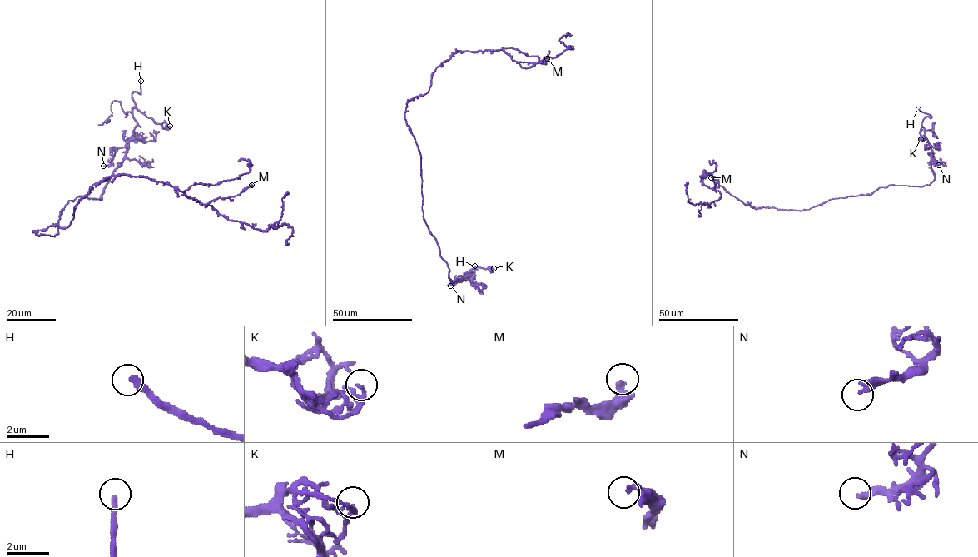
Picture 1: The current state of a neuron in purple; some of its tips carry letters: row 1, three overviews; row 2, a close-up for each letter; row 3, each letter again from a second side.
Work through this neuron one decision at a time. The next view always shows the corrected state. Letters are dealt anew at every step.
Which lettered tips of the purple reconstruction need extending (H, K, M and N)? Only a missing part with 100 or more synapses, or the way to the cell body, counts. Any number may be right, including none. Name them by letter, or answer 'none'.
H

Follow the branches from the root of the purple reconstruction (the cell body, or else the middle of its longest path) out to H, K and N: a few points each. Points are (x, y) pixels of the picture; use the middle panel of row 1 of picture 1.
H: (406, 122), (420, 156), (423, 217), (447, 263), (449, 280), (468, 278), (470, 269), (474, 279), (474, 266)
K: (406, 122), (420, 156), (423, 217), (447, 263), (449, 280), (468, 278), (473, 268), (493, 268)
N: (406, 122), (420, 156), (424, 219), (436, 241), (440, 256), (447, 263), (449, 280), (465, 279), (450, 285)

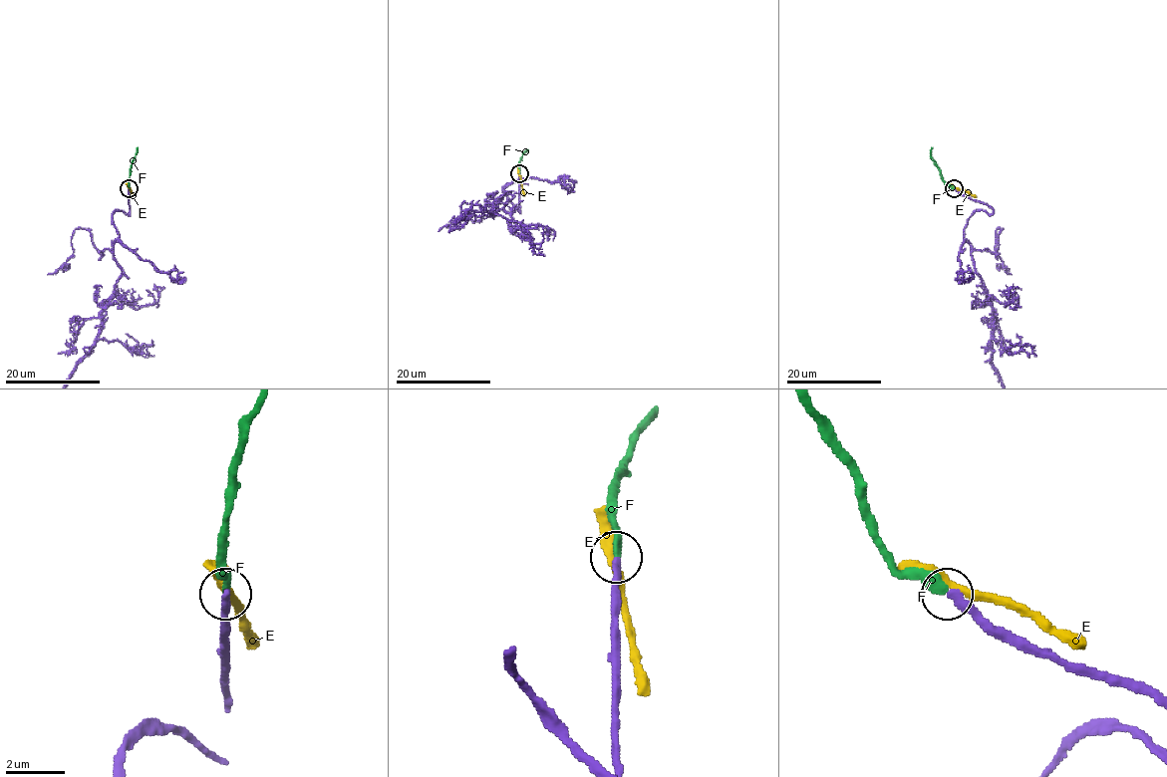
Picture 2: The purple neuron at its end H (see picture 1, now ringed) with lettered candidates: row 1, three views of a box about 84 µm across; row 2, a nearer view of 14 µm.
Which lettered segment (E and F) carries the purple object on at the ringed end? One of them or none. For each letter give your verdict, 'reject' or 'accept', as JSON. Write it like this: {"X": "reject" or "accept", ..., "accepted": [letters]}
{"E": "reject", "F": "accept", "accepted": ["F"]}

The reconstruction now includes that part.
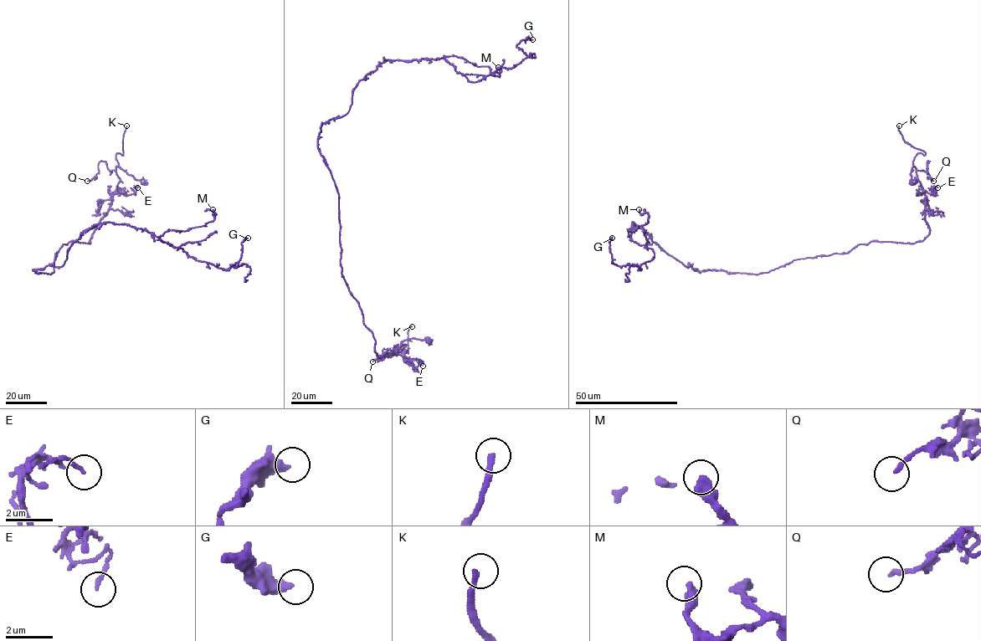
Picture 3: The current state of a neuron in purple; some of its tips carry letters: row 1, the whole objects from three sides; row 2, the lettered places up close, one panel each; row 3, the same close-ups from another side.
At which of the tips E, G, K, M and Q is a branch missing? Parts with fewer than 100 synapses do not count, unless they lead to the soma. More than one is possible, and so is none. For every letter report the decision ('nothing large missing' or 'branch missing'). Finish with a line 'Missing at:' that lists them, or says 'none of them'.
E: nothing large missing
G: nothing large missing
K: branch missing
M: nothing large missing
Q: nothing large missing
Missing at: K

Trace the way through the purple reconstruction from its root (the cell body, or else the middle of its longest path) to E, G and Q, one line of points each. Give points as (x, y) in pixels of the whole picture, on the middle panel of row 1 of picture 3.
E: (324, 158), (338, 194), (341, 274), (372, 333), (376, 355), (400, 352), (423, 366)
G: (324, 158), (321, 125), (381, 64), (445, 58), (477, 82), (520, 64), (516, 45), (532, 39)
Q: (324, 158), (338, 194), (341, 275), (372, 333), (376, 355), (405, 346), (372, 361)

